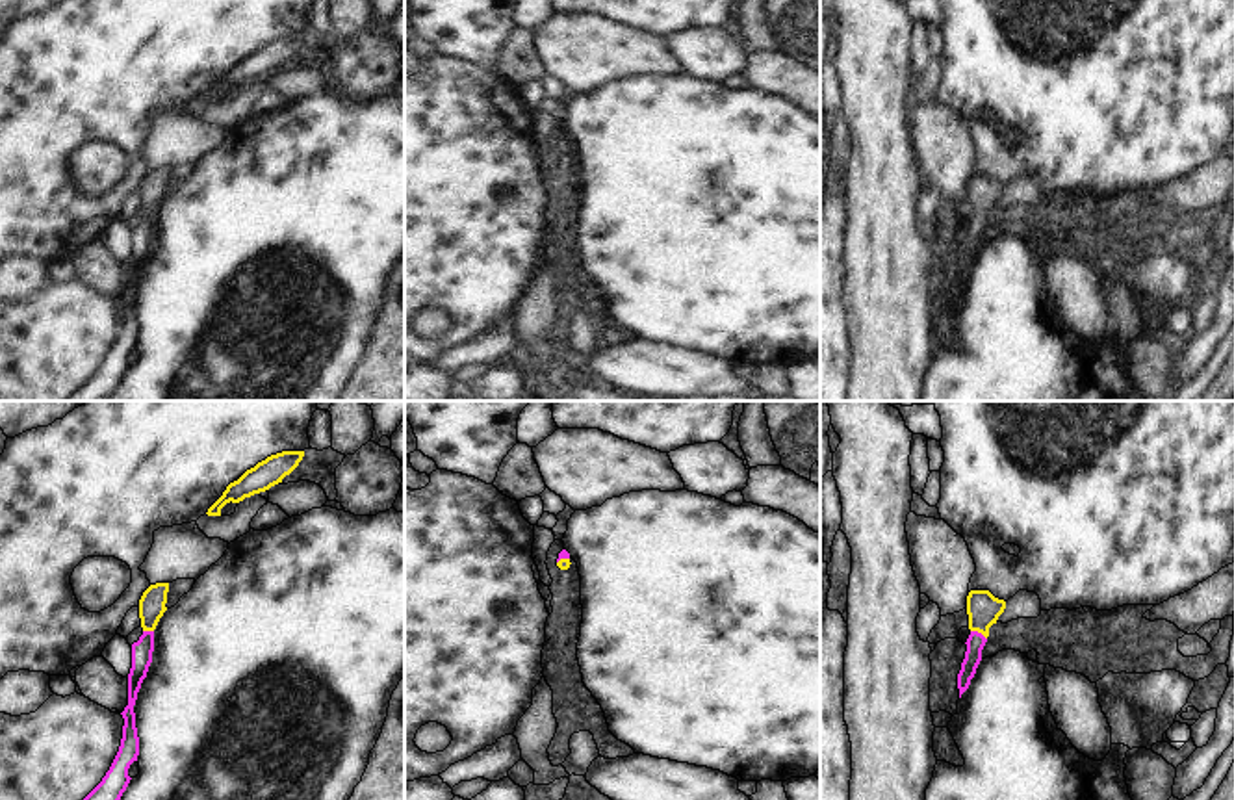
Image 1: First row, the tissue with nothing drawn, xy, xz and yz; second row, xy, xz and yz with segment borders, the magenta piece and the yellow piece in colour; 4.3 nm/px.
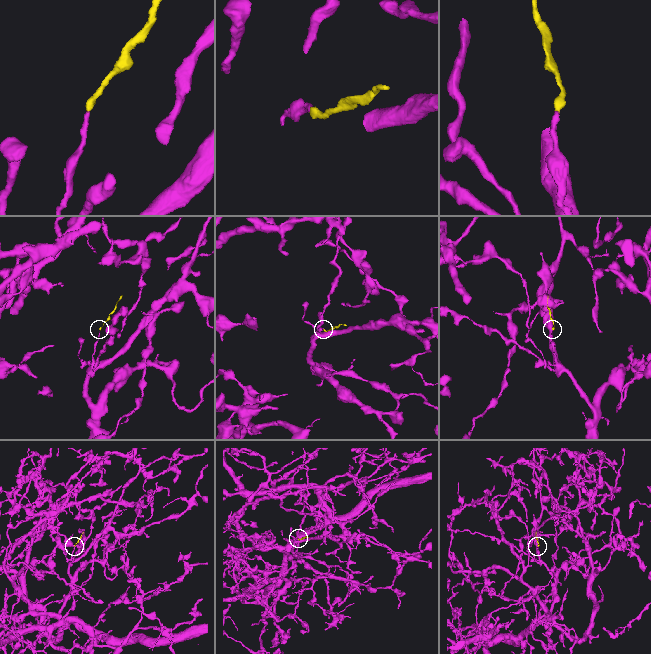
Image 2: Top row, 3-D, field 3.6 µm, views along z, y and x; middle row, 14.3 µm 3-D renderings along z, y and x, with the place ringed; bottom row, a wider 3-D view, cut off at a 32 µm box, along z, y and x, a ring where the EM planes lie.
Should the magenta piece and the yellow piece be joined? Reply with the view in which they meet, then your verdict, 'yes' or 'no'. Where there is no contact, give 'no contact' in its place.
yz | yes

